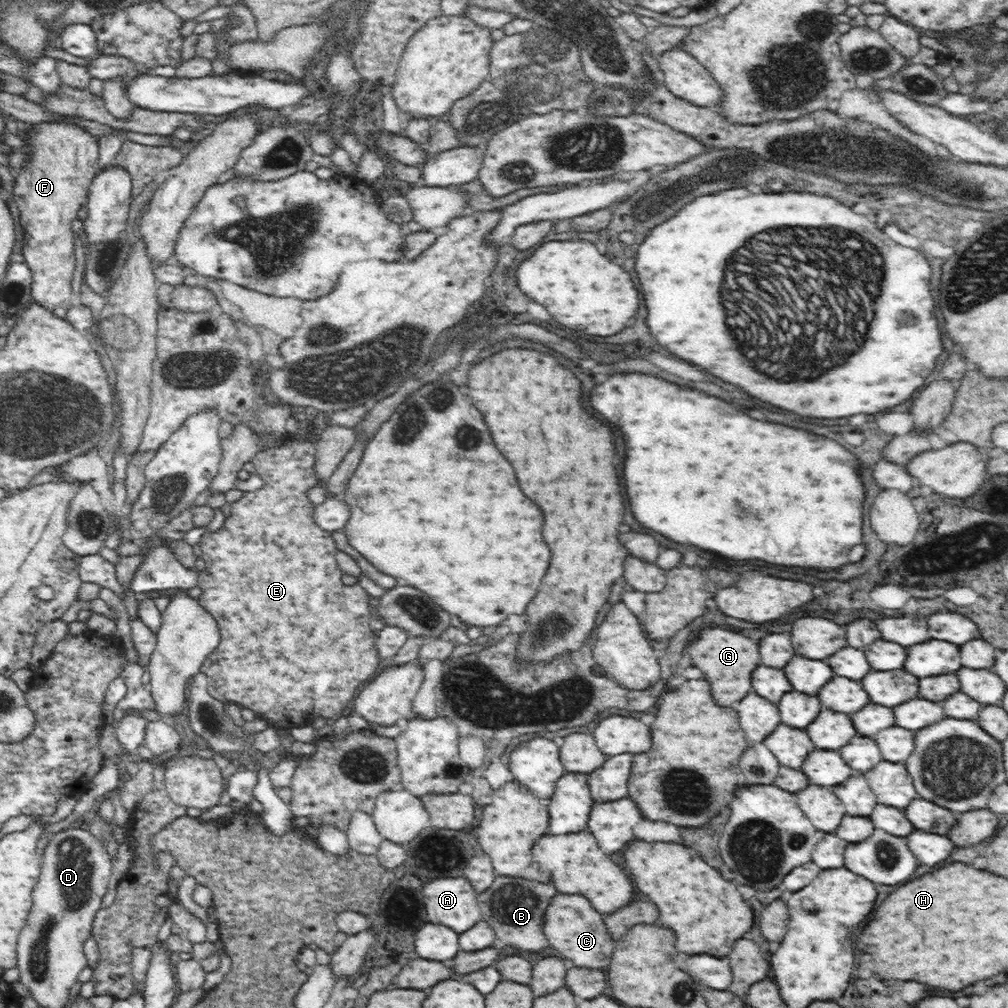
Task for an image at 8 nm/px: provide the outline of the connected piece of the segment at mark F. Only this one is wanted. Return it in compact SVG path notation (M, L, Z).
M38 124L30 134L30 154L32 160L22 168L13 185L13 201L19 210L19 223L23 229L23 261L32 271L31 296L34 304L50 310L53 315L67 319L68 312L77 303L77 296L72 290L74 276L74 236L70 223L78 216L82 204L87 204L89 184L98 173L98 143L94 136L84 132L74 124Z

